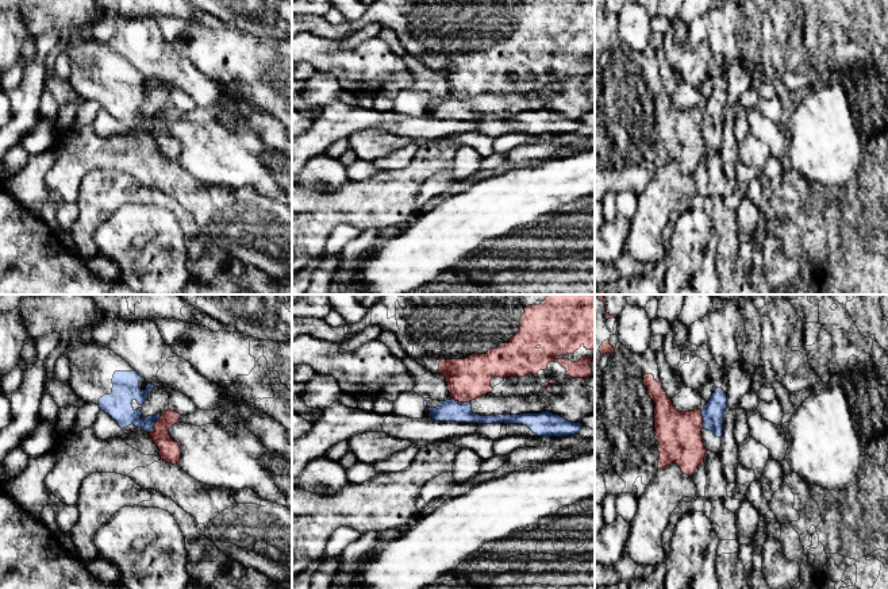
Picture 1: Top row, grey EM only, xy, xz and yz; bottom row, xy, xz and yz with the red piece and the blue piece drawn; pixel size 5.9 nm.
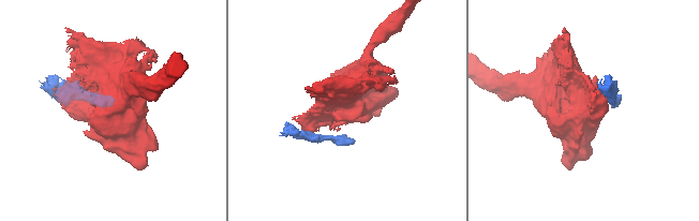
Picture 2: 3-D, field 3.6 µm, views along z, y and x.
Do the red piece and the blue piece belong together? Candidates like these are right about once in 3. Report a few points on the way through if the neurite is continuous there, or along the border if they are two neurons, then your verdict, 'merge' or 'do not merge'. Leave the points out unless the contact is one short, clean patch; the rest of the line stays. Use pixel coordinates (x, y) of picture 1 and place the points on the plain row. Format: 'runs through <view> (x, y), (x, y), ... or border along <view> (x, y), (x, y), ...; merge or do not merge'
border along xy (162, 110), (149, 131); do not merge

